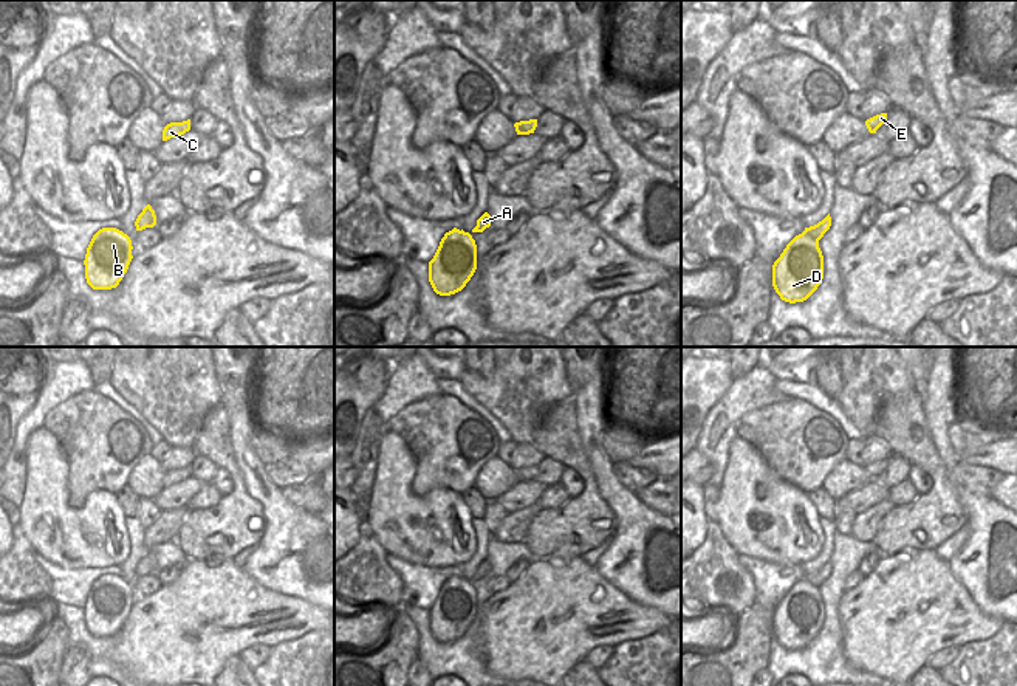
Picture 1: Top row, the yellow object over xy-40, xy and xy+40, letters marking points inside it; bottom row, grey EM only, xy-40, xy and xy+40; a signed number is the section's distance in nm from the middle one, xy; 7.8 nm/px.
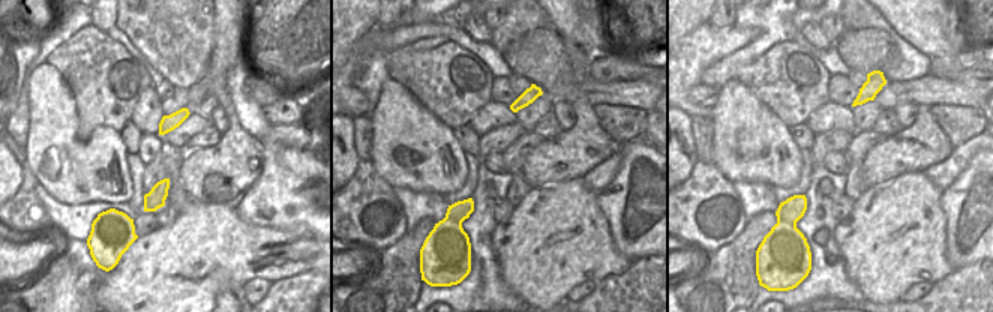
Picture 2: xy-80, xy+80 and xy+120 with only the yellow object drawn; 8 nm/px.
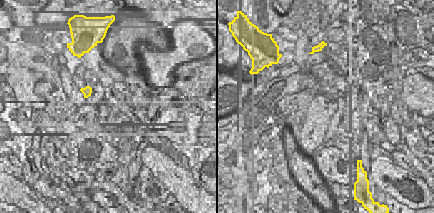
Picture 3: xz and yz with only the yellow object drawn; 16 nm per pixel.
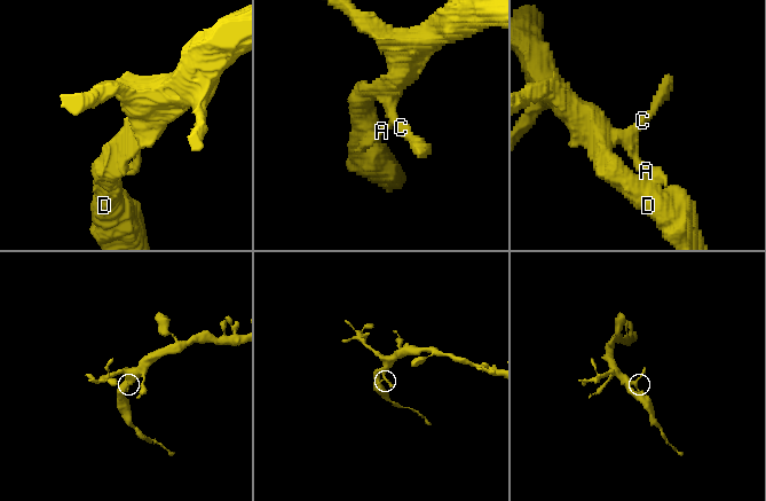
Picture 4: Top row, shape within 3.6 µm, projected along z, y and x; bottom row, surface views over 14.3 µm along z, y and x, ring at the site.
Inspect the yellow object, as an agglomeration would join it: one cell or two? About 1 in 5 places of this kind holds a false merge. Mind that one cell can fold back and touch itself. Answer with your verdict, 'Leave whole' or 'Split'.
Leave whole.

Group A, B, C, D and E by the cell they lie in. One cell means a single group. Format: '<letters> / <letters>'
A B C D E

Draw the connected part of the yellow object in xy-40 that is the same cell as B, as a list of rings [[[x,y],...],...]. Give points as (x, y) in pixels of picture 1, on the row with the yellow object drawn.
[[[116,228],[99,229],[85,254],[85,279],[93,290],[111,290],[119,285],[132,256],[132,240]]]

